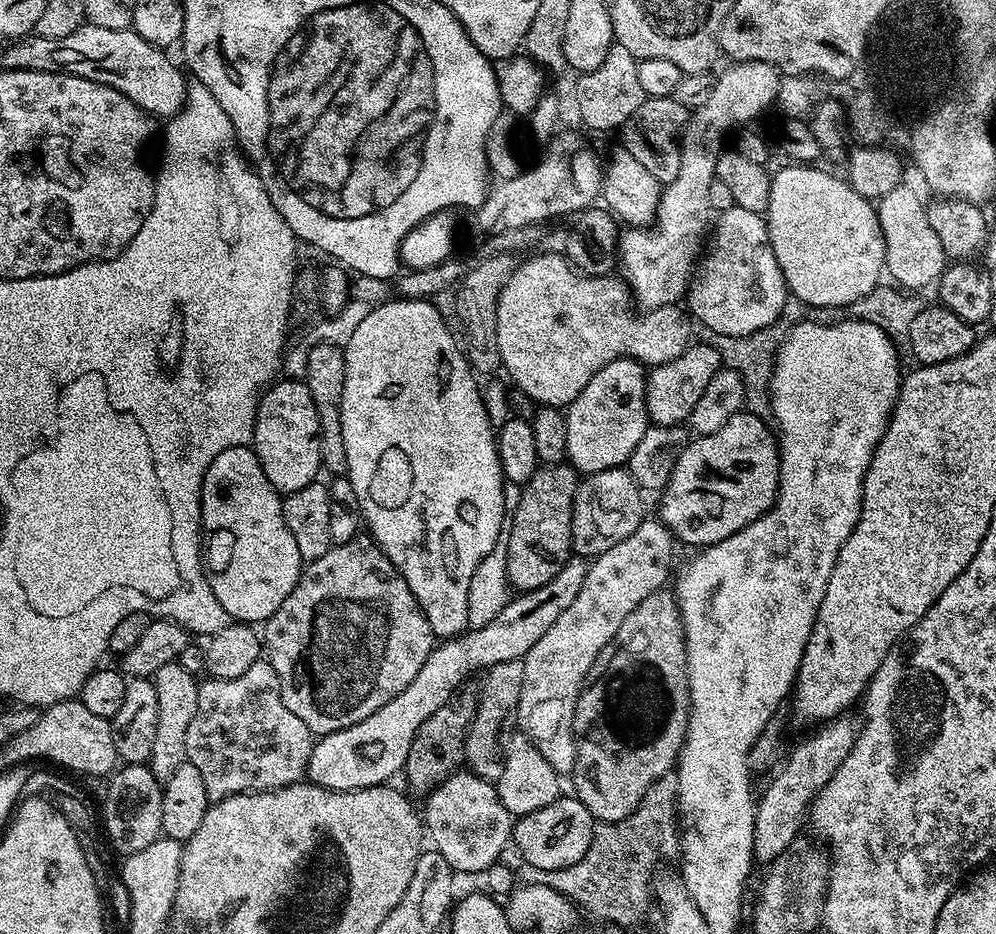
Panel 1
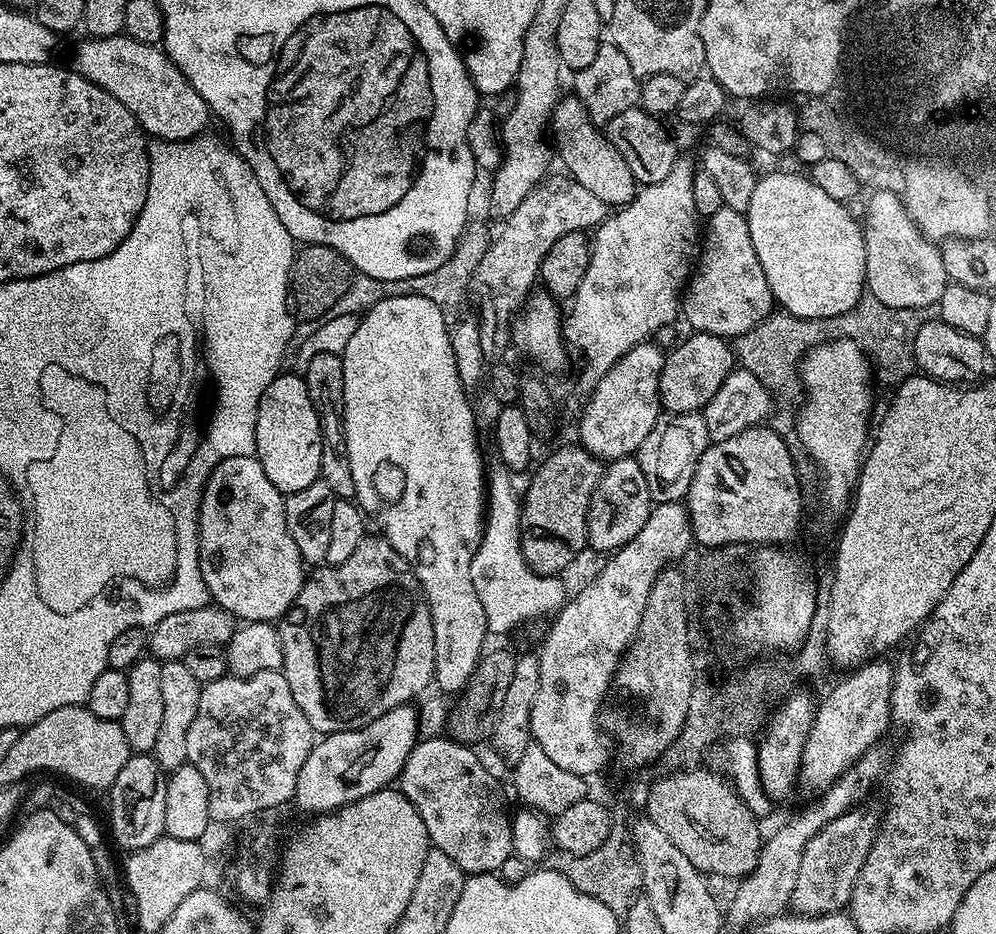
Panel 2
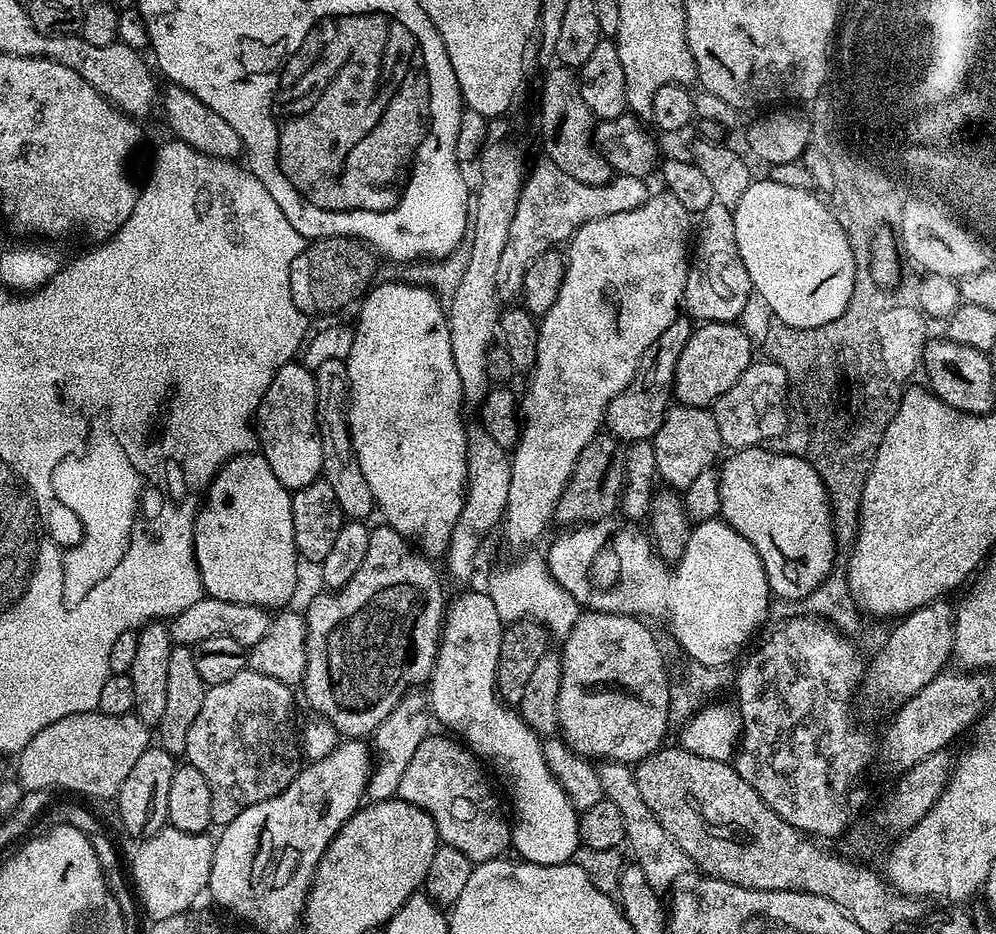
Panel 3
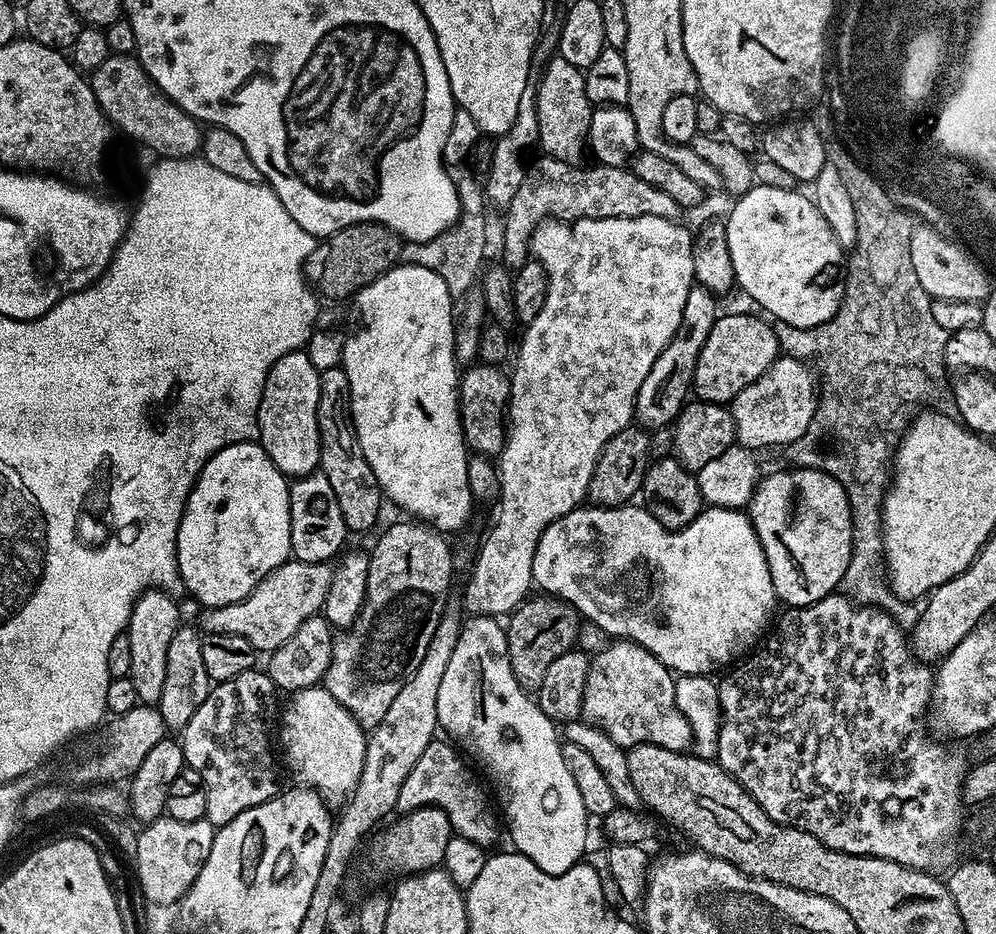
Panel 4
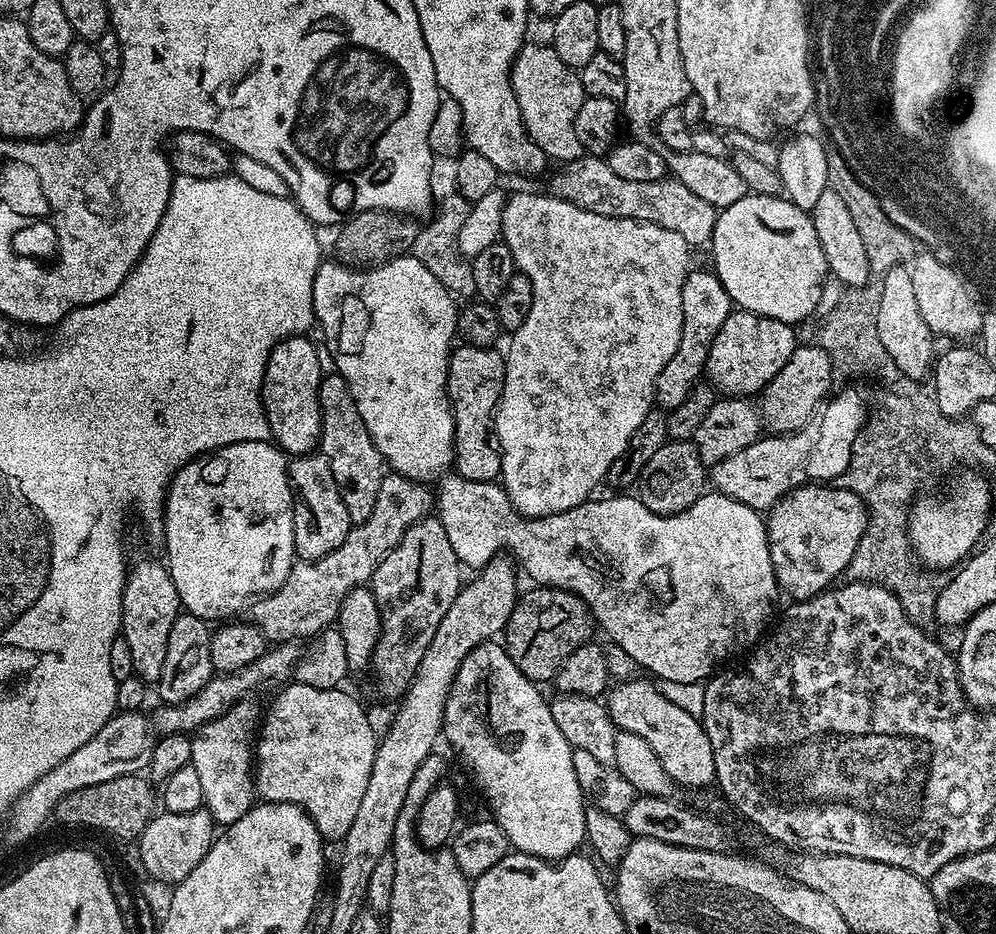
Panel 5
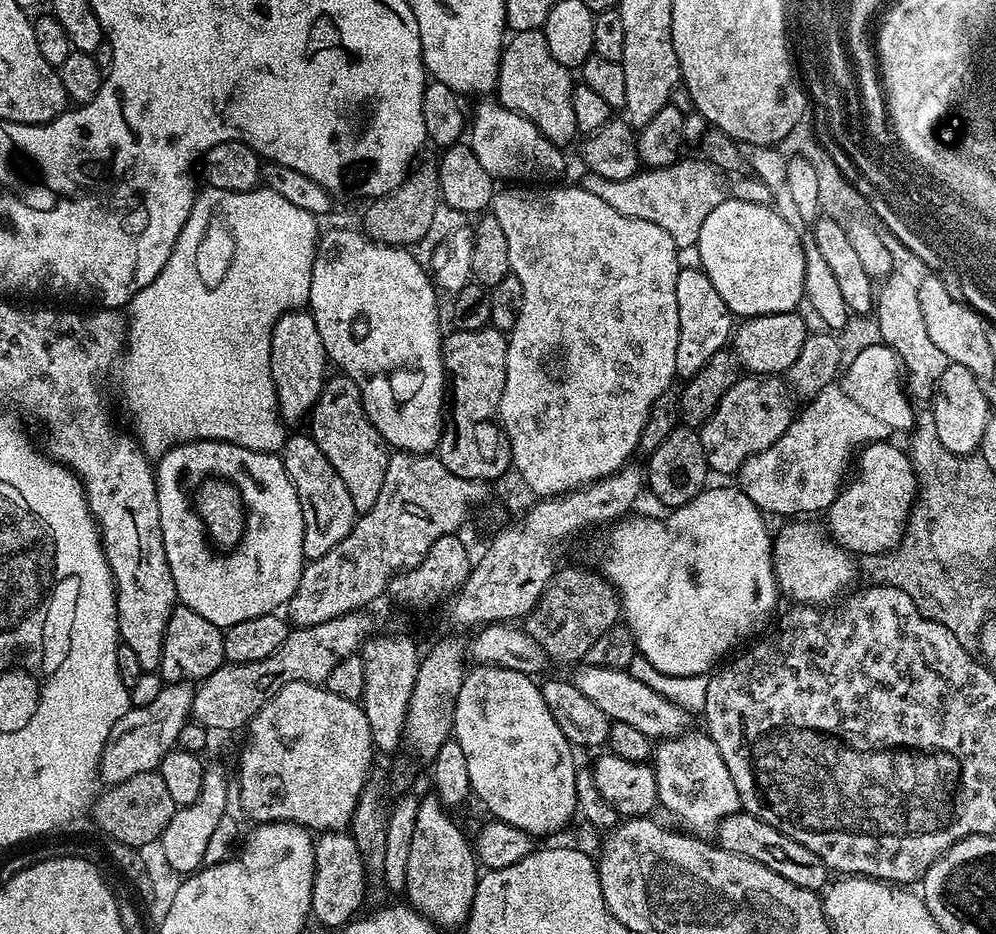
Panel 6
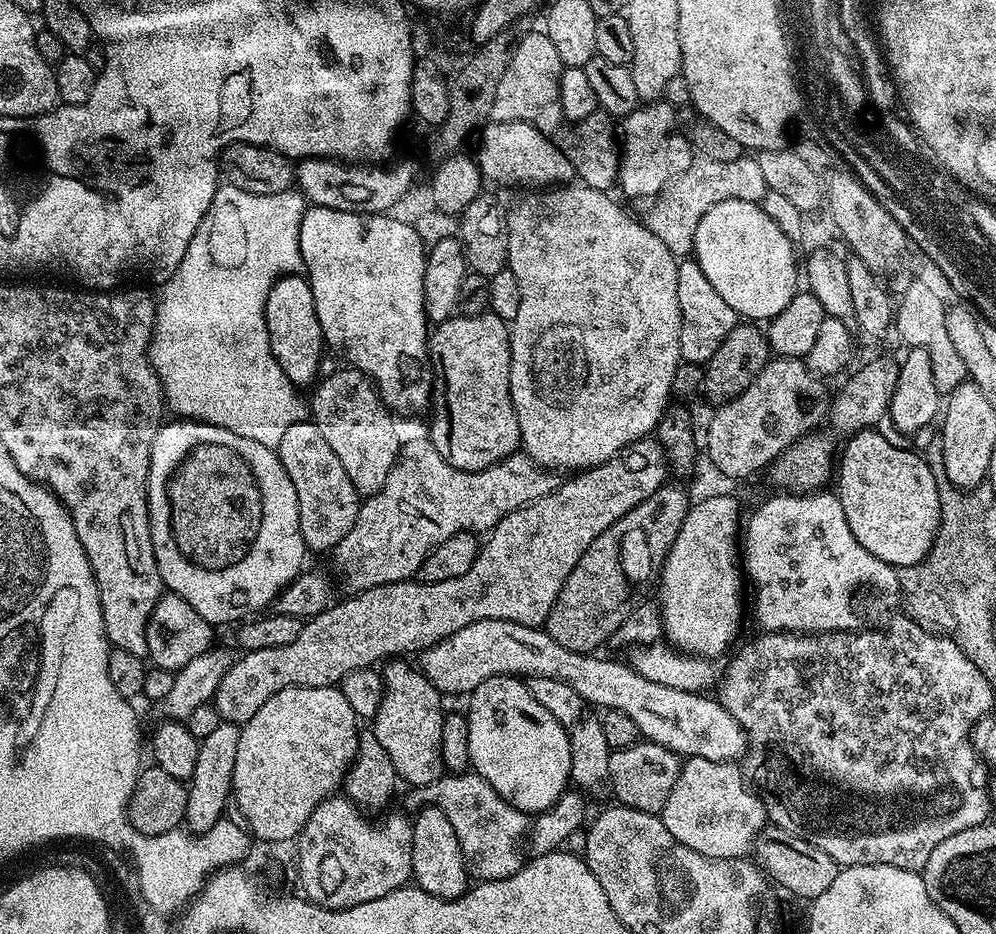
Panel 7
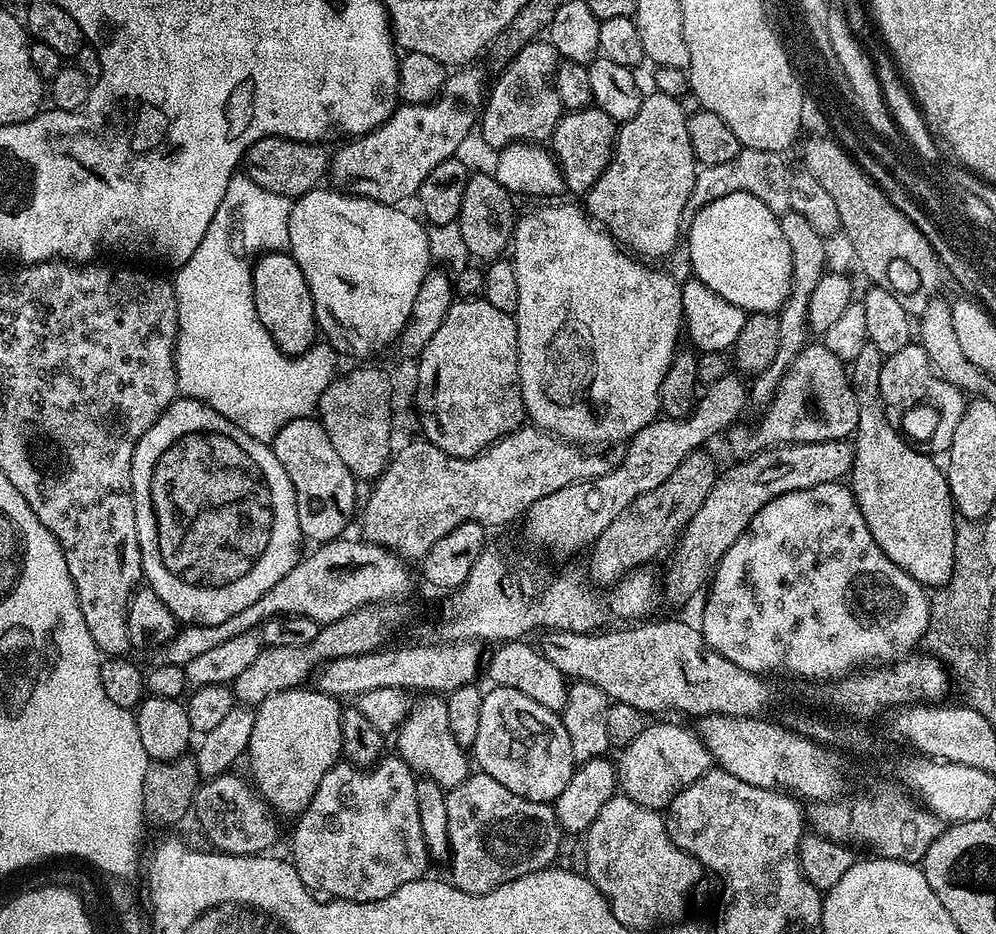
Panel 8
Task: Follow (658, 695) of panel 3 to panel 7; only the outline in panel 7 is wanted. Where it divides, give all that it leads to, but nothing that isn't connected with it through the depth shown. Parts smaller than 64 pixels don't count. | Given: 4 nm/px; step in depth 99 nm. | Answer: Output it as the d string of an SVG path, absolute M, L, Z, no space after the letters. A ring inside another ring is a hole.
M701 756L687 757L681 763L678 782L674 782L674 790L670 790L670 798L658 815L682 846L690 846L698 854L731 860L753 851L756 837L766 827L764 804L736 767L732 762L723 764Z

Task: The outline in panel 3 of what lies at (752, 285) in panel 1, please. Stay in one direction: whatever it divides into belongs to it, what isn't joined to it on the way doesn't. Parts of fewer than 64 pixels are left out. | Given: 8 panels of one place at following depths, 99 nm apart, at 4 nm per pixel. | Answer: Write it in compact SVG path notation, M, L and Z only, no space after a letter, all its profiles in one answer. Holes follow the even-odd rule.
M715 200L698 216L694 251L684 287L683 311L696 322L727 324L741 319L739 316L747 310L748 299L753 299L753 296L750 274L746 272L746 262L742 262L742 254L738 254L738 242L734 238L732 209Z

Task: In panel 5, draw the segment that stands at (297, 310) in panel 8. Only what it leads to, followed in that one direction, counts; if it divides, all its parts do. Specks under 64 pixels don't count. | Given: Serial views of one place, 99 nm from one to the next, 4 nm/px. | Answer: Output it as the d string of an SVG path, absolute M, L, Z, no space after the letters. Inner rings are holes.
M307 335L279 340L266 362L260 400L272 431L272 440L289 457L317 451L320 442L320 352Z

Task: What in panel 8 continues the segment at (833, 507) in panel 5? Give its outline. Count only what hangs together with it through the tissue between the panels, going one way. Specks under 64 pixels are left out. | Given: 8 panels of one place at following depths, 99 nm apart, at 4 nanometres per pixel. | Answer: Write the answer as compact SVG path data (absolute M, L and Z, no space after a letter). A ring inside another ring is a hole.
M866 343L858 353L858 358L850 362L852 388L856 392L856 401L860 403L850 473L852 497L858 502L858 510L862 510L866 526L870 526L870 534L874 534L874 542L878 542L886 558L890 558L890 562L894 562L903 572L910 574L910 578L924 585L925 589L935 590L947 584L952 576L958 513L952 506L952 495L945 469L941 465L939 468L926 453L919 452L921 449L909 443L898 431L897 425L895 423L892 425L887 420L890 412L879 392L879 374L882 372L884 359L878 346Z

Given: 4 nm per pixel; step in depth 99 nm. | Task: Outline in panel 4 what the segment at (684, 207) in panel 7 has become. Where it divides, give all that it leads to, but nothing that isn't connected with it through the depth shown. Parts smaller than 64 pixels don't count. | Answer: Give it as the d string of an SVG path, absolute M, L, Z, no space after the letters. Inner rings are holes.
M541 155L536 165L527 169L514 202L506 210L504 220L504 257L503 263L515 270L529 259L532 235L539 224L551 218L561 222L574 220L601 220L602 218L638 218L653 216L676 220L681 208L674 198L669 198L662 190L642 182L627 167L611 168L599 162L593 168L577 164L567 164L555 160L553 156Z

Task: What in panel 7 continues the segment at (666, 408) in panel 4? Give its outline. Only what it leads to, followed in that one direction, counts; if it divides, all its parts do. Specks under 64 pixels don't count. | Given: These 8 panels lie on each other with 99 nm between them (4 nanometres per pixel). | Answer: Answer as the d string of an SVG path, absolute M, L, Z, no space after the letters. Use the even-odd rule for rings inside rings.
M684 258L677 263L678 270L678 310L680 311L680 359L685 364L705 365L708 359L726 342L726 334L734 330L738 322L736 311L730 302L722 299L722 294L710 286L710 278L702 274L699 264L695 259Z

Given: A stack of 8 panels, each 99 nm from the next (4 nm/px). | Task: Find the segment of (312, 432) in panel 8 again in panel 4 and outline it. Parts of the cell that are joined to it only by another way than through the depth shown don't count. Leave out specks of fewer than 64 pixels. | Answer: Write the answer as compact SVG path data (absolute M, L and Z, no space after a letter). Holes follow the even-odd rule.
M317 470L309 476L295 477L291 481L288 493L290 494L292 556L302 562L315 564L331 561L333 559L331 556L335 557L345 547L344 539L349 539L350 533L342 518L342 509L338 507L338 497L335 496L330 481L326 479L326 474Z

